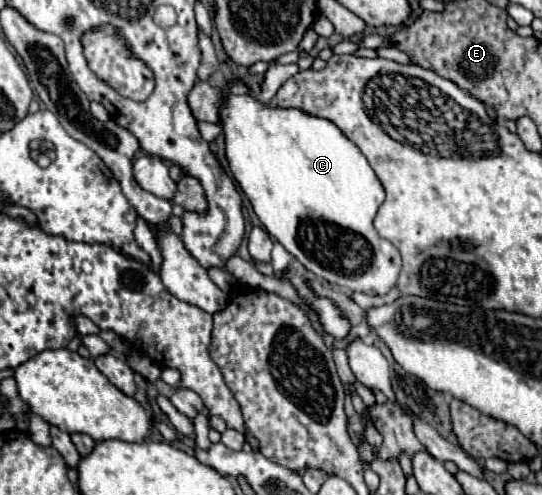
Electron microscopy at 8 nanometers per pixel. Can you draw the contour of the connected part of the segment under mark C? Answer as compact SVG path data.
M235 78L225 82L219 124L223 128L225 156L233 178L249 198L265 230L283 244L289 254L315 276L351 292L387 294L395 286L401 270L399 250L383 240L373 226L377 210L385 202L385 190L363 152L331 120L295 108L277 108L259 102L249 86Z

